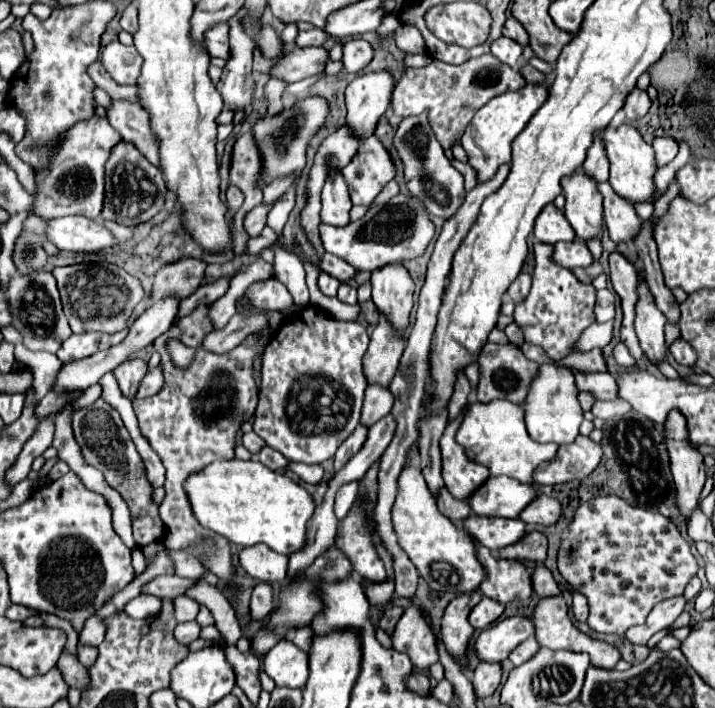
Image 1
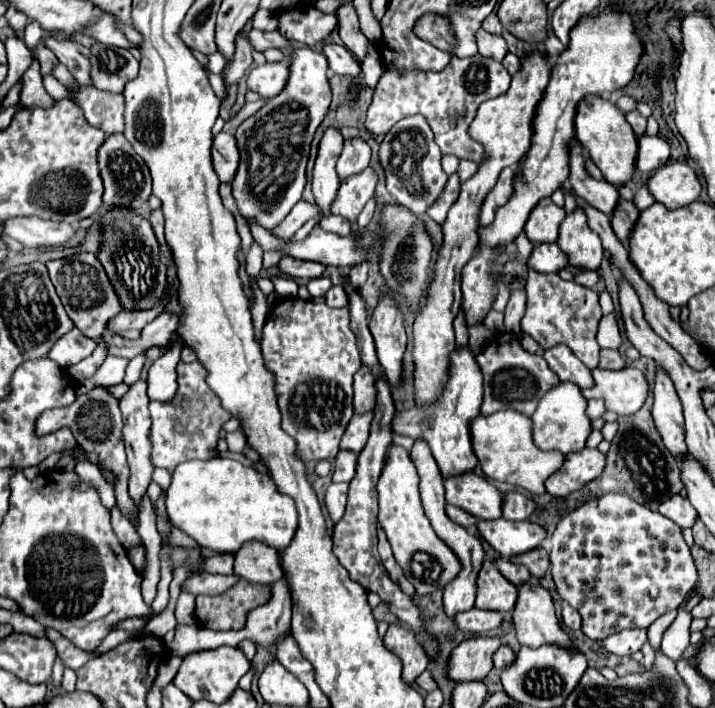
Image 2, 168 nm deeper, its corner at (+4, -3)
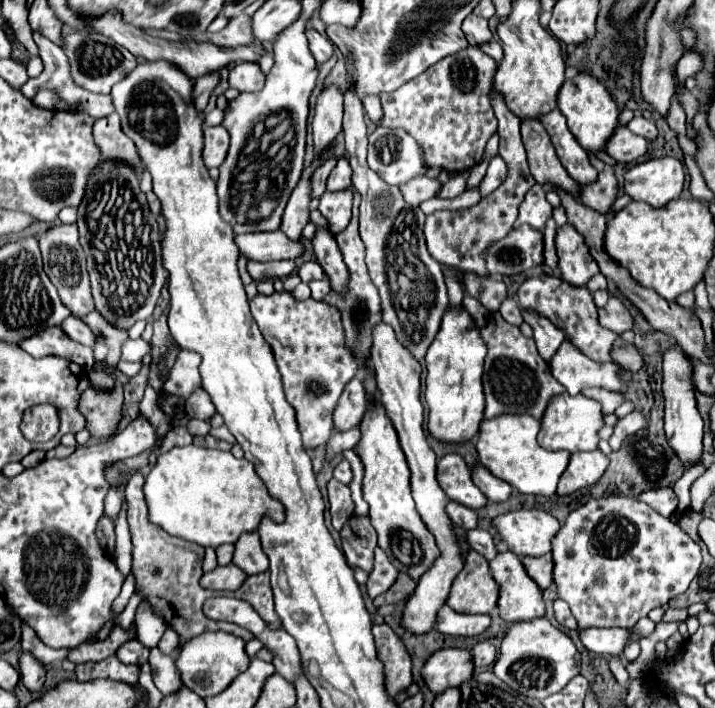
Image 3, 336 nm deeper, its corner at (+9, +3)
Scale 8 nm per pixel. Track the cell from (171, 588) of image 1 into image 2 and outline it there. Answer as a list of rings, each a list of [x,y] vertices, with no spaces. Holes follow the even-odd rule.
[[[200,574],[200,576],[192,576],[184,582],[184,590],[192,592],[192,594],[222,594],[226,590],[230,590],[240,578],[236,574],[230,576],[216,576],[216,574]]]

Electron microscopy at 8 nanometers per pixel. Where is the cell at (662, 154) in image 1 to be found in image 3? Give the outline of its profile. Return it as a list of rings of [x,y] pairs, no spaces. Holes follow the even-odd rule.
[[[625,126],[615,130],[615,134],[611,136],[611,140],[607,144],[607,154],[623,164],[635,162],[637,158],[645,156],[647,150],[649,150],[649,140],[629,132]]]

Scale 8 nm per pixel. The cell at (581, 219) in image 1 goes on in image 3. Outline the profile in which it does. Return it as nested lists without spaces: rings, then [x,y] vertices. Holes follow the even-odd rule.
[[[563,224],[557,228],[555,246],[561,278],[565,282],[573,286],[585,286],[587,280],[599,272],[597,262],[589,254],[589,246],[585,246],[585,238],[581,238],[581,234],[577,234],[577,230],[571,226]]]

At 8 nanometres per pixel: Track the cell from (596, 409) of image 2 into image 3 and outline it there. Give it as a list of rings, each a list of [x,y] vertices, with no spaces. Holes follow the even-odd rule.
[[[587,388],[587,390],[583,390],[583,394],[589,396],[589,398],[595,398],[601,404],[603,414],[613,414],[615,408],[623,402],[621,394],[615,394],[615,392],[609,392],[609,390],[601,390],[601,388]]]

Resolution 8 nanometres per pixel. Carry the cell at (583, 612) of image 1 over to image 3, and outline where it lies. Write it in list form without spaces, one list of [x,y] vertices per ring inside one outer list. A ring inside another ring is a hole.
[[[555,600],[555,618],[557,618],[557,622],[559,622],[561,626],[567,626],[567,628],[571,628],[571,630],[577,628],[577,622],[575,622],[573,614],[571,614],[569,606],[567,606],[563,600]]]

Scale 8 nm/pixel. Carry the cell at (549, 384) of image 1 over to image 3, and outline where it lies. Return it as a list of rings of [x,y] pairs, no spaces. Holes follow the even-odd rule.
[[[567,392],[557,394],[553,402],[549,402],[549,410],[545,410],[541,418],[541,430],[537,436],[537,442],[547,450],[567,450],[567,452],[579,452],[579,450],[595,450],[599,442],[599,428],[603,426],[603,414],[597,400],[591,400],[583,394],[571,396]]]

